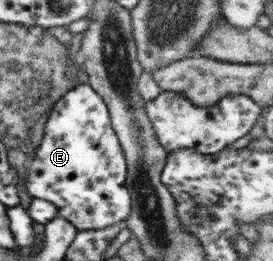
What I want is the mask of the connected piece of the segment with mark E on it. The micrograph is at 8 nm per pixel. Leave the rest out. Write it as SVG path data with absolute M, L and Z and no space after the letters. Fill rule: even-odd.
M89 84L76 85L52 108L36 156L25 180L32 198L43 198L53 203L58 215L74 224L77 230L96 230L128 219L131 212L130 191L126 188L127 164L116 131L110 122L110 113L102 97Z

